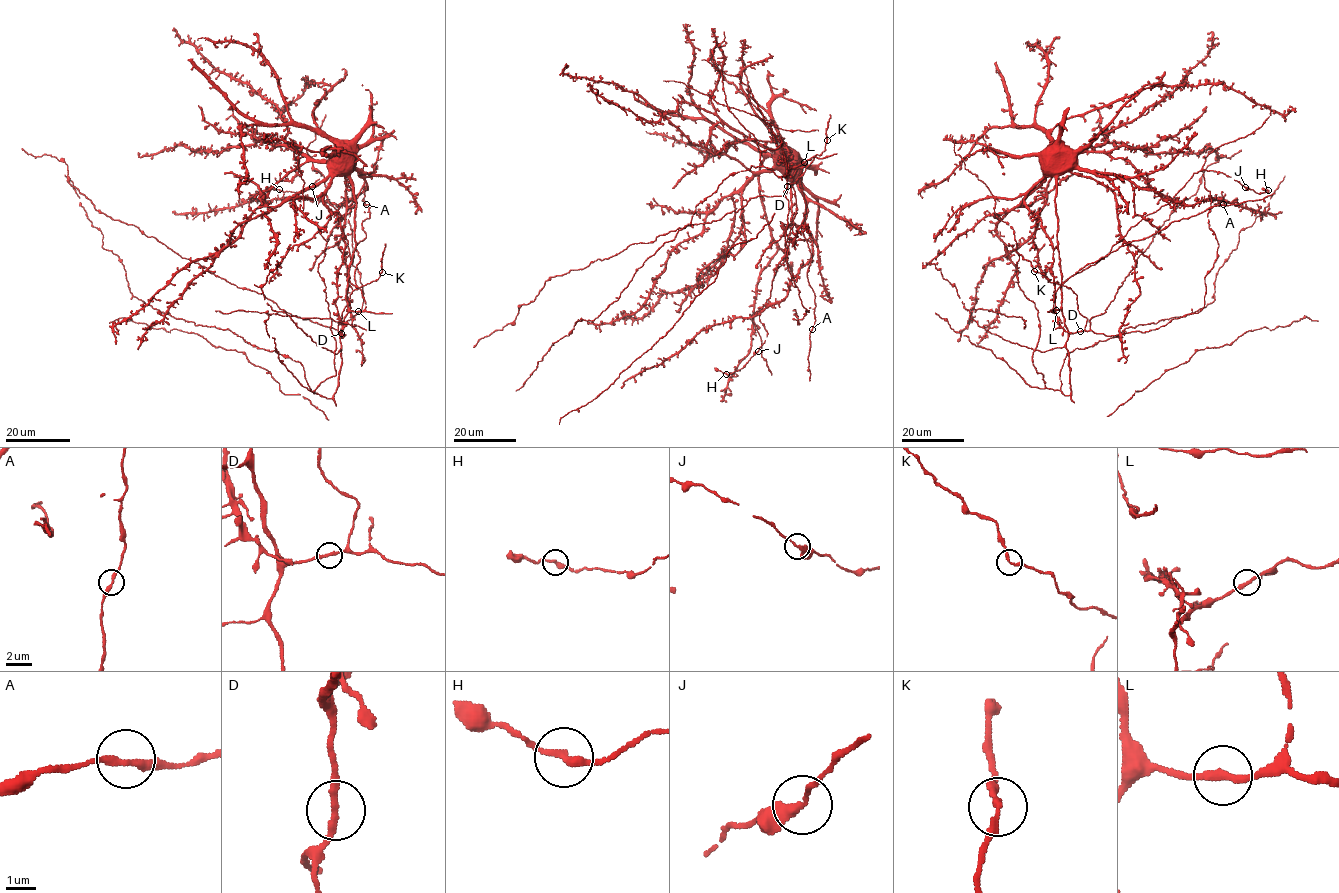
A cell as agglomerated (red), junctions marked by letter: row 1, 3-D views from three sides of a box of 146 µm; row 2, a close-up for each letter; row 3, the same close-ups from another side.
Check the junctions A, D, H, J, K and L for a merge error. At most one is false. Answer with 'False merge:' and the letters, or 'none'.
False merge: H

